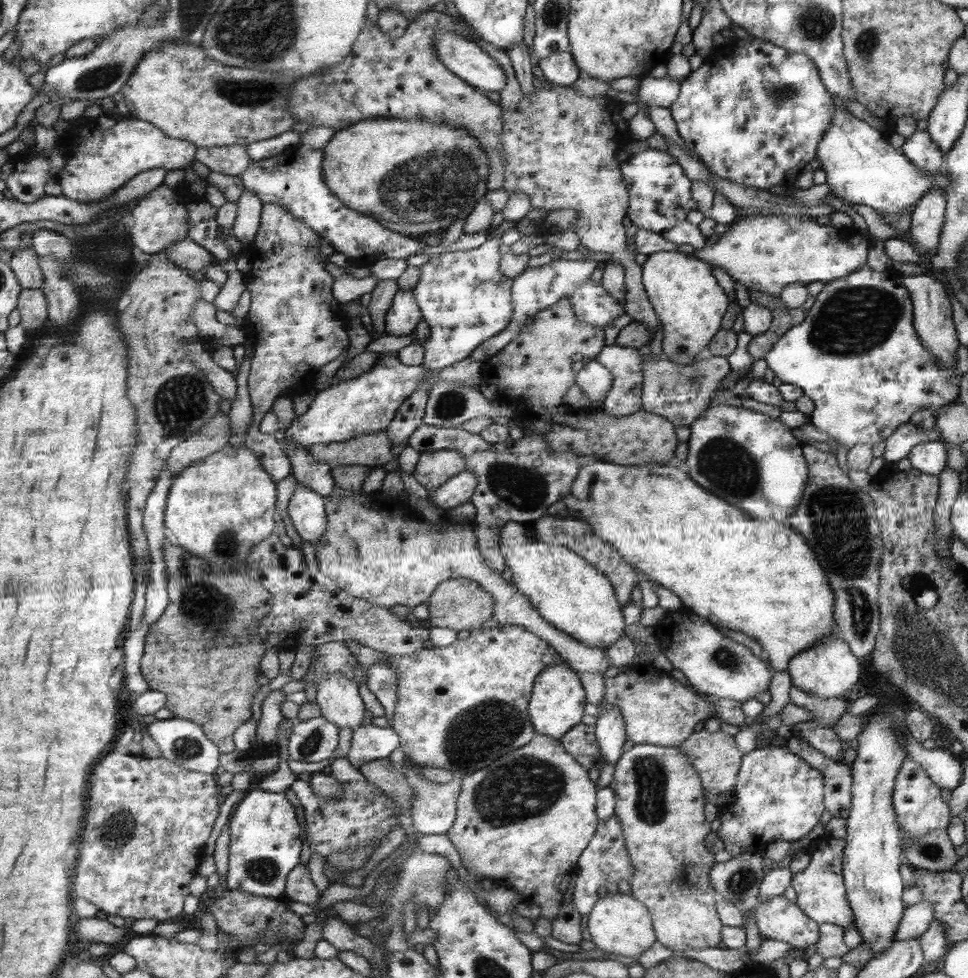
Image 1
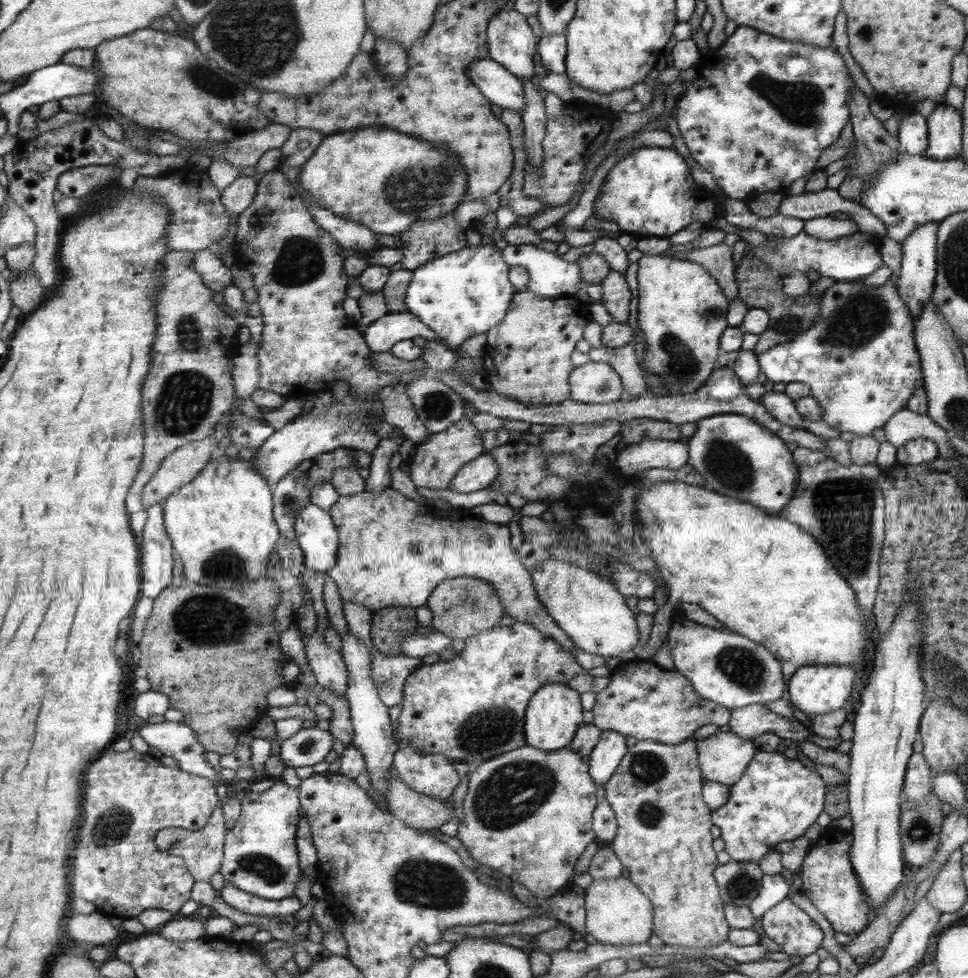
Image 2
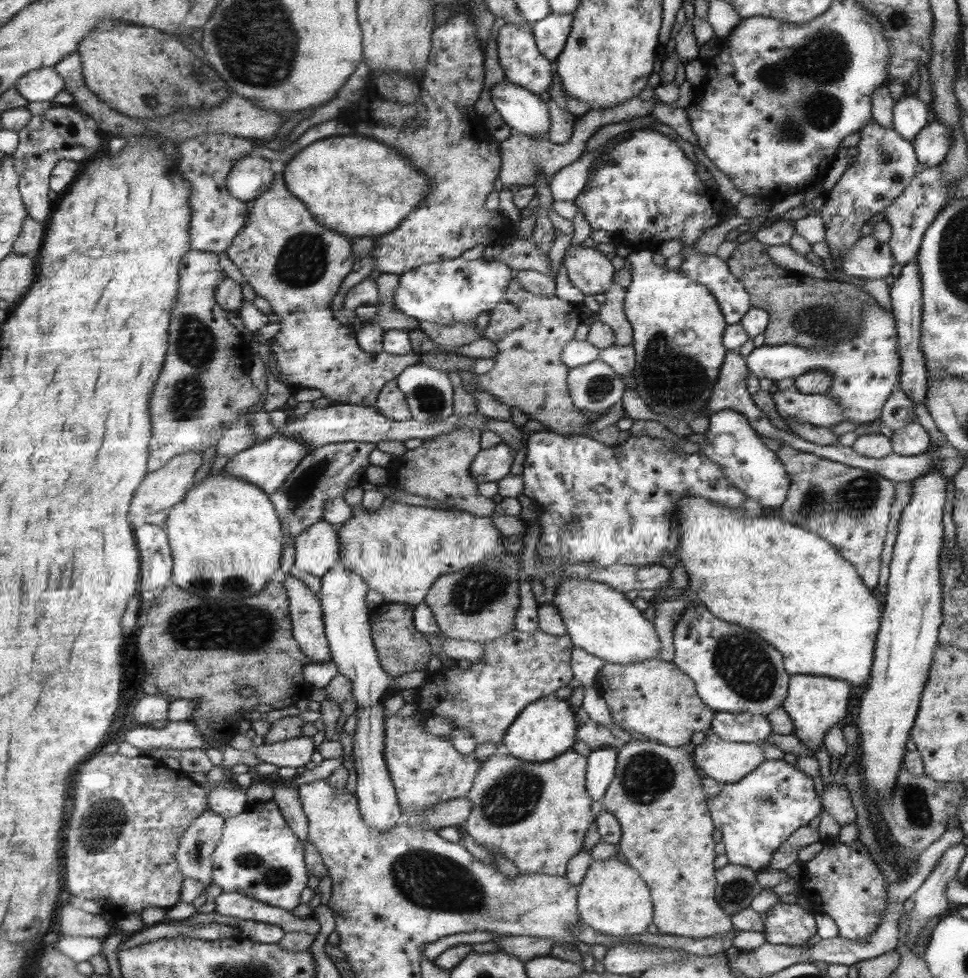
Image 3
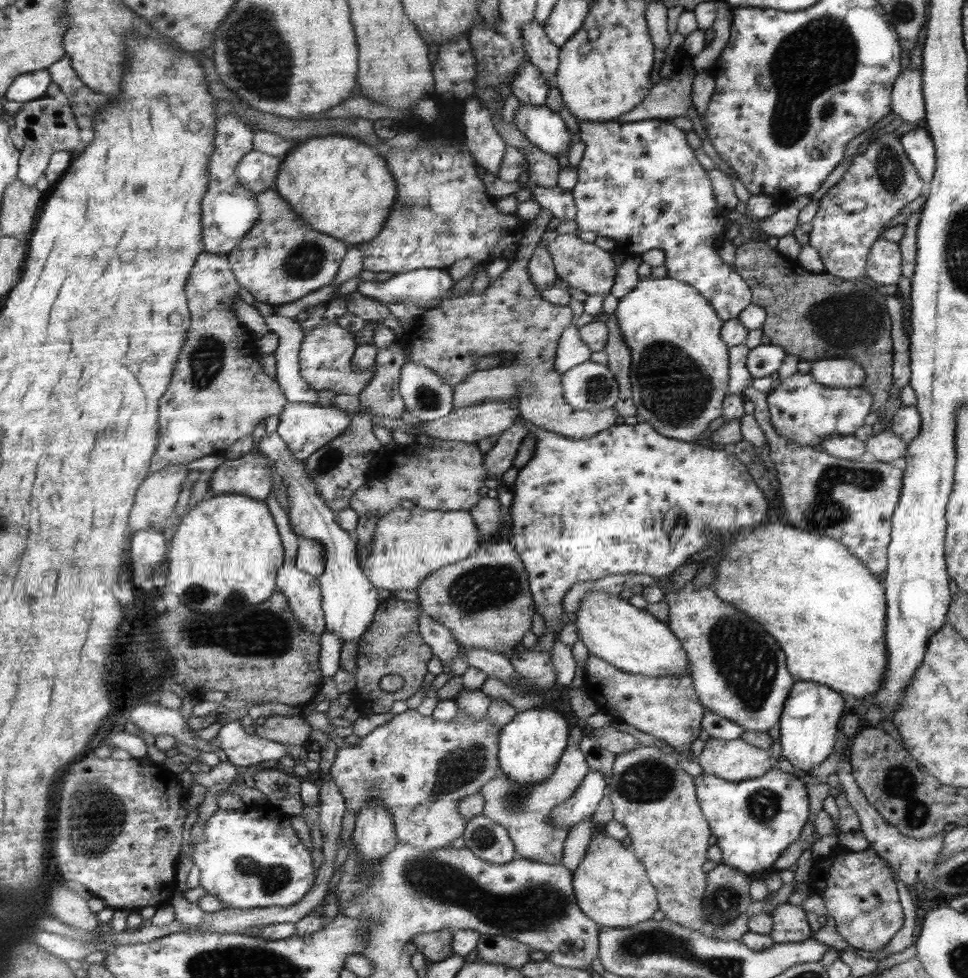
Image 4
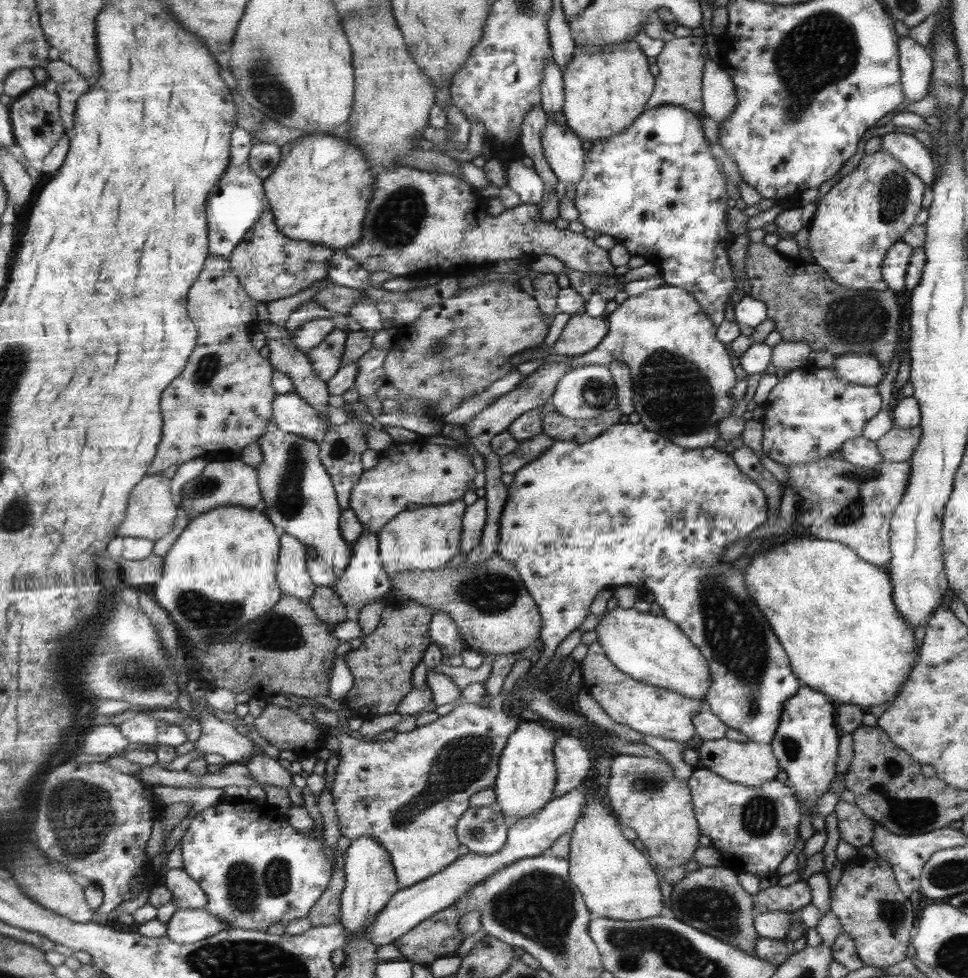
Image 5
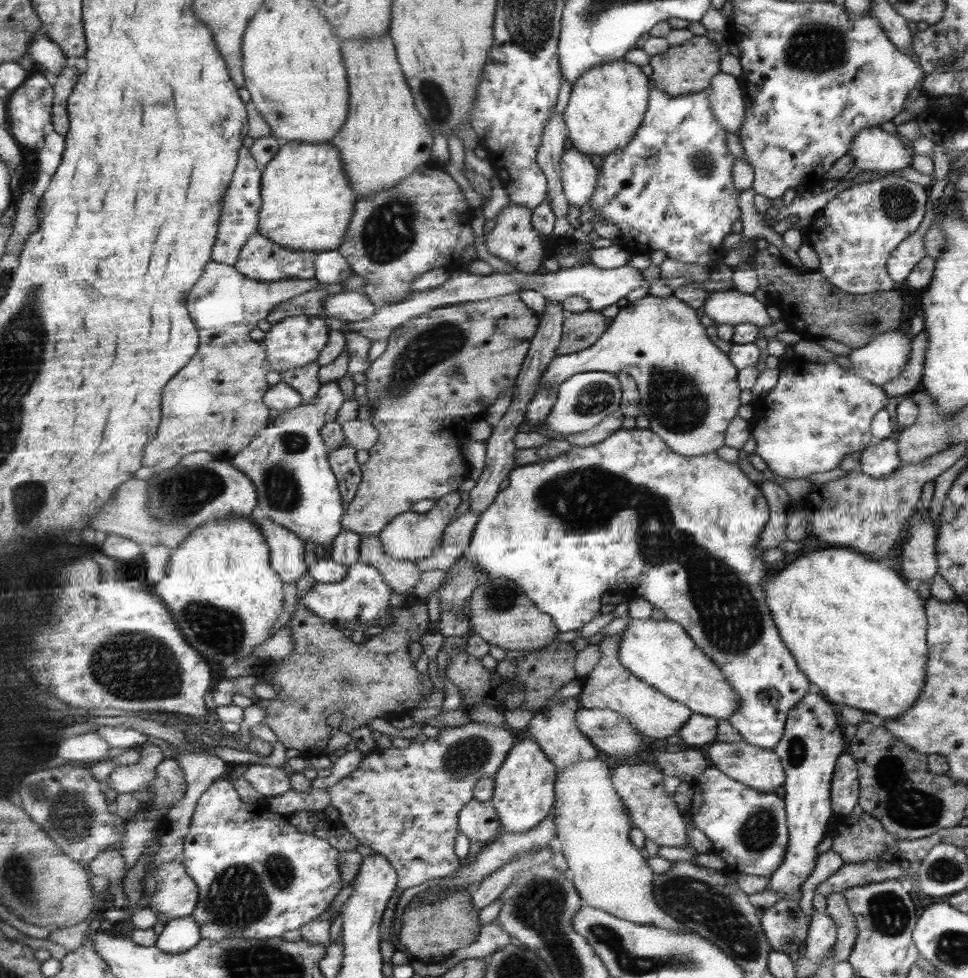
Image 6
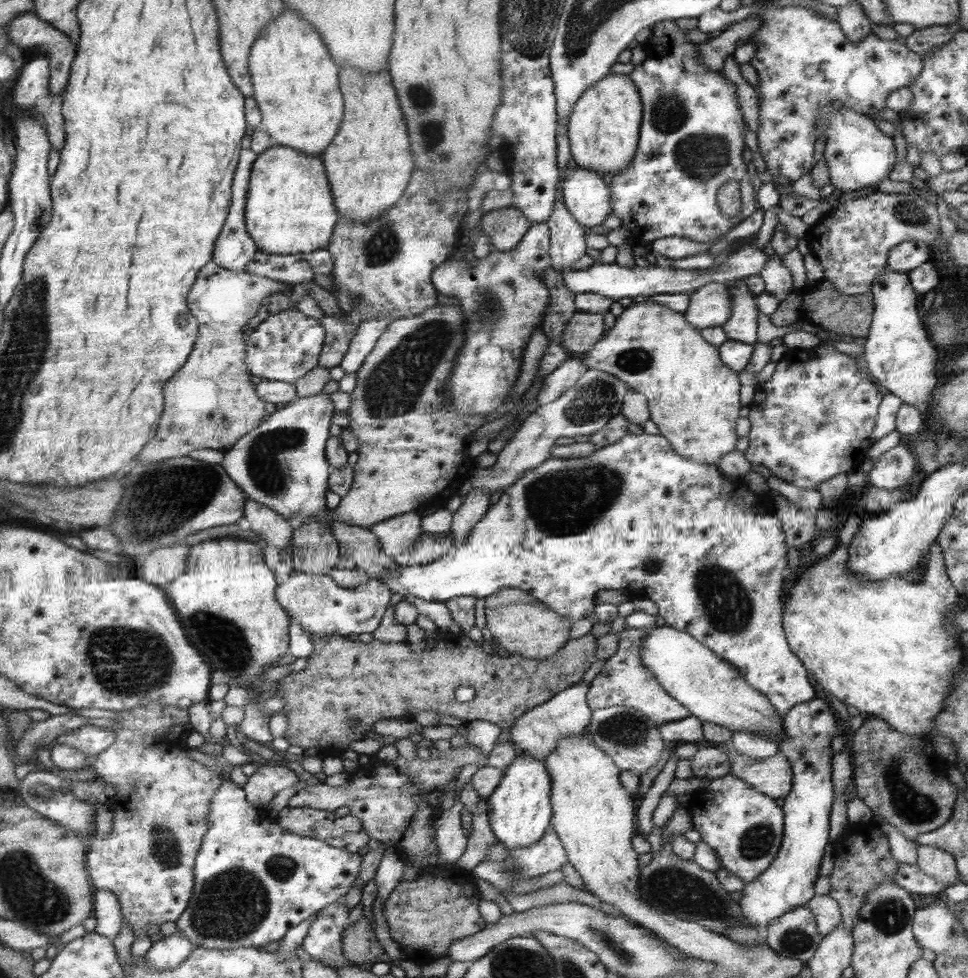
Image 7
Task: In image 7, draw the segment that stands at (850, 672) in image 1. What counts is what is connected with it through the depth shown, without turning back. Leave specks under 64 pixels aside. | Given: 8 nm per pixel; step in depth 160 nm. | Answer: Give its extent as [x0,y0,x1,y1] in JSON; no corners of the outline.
[736,698,833,930]

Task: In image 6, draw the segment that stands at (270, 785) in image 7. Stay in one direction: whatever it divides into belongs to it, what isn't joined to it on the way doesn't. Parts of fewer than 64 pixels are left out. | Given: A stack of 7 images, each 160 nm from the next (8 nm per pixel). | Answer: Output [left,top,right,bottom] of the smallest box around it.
[243,764,290,802]

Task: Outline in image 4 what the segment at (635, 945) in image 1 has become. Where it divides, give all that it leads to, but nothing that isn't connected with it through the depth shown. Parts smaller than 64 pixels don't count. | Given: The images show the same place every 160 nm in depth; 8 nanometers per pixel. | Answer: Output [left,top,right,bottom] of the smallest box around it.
[572,829,658,928]

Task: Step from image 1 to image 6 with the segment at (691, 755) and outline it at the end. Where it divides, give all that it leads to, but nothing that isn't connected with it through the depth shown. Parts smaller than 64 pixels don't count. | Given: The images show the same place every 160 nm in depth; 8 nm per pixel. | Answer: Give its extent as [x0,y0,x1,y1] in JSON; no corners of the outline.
[703,741,786,792]

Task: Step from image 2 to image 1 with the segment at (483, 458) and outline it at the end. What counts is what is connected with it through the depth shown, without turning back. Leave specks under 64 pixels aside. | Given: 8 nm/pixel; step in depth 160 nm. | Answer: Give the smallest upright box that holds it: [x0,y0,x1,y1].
[428,470,476,514]

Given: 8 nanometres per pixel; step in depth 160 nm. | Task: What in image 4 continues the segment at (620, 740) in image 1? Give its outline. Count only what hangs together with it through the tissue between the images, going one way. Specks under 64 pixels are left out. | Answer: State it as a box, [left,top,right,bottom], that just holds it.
[551,770,606,828]

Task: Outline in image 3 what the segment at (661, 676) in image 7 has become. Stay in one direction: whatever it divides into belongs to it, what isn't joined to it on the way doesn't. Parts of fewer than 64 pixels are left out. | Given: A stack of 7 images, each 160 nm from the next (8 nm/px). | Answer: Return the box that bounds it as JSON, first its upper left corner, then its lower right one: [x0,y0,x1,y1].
[550,578,661,664]

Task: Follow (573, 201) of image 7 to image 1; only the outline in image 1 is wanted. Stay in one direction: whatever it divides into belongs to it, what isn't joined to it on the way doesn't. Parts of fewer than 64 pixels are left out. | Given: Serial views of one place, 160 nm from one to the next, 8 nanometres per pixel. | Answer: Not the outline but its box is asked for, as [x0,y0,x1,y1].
[434,30,505,93]

